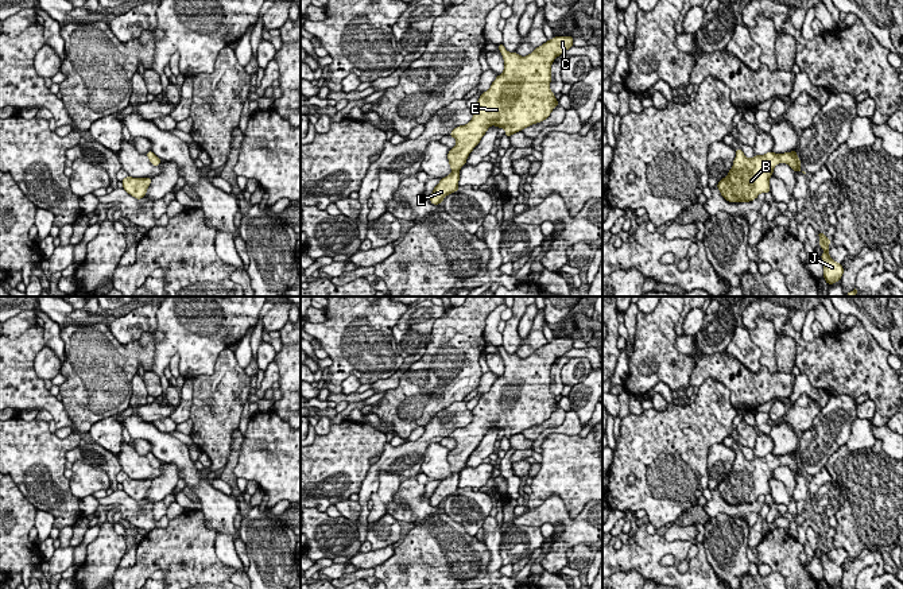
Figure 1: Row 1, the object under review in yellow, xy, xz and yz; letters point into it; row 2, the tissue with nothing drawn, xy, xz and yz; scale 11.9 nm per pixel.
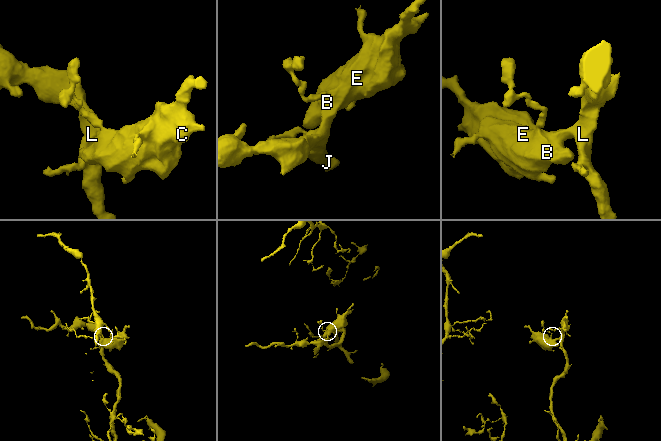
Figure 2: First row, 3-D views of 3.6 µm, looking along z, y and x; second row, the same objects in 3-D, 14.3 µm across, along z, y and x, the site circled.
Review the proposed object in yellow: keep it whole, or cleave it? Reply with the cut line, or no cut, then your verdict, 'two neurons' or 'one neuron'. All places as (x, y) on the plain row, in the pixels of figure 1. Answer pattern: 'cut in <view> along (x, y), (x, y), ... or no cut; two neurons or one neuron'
no cut; one neuron

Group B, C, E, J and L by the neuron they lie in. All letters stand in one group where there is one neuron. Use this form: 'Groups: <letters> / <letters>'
Groups: B C E J L

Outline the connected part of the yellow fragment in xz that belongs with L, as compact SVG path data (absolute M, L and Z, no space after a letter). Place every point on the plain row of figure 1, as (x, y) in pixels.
M554 338L526 359L508 354L503 345L497 346L504 361L504 373L481 395L472 410L473 421L449 435L457 442L447 456L452 476L434 489L430 496L433 507L442 505L446 497L460 491L460 470L466 466L469 456L491 427L503 430L509 439L542 425L559 407L550 391L551 367L558 357L573 349L573 342L574 338Z

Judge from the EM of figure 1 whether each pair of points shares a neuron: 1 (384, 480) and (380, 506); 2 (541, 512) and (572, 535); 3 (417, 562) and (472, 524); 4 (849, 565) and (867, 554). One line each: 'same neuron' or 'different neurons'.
1: same neuron
2: same neuron
3: different neurons
4: same neuron

